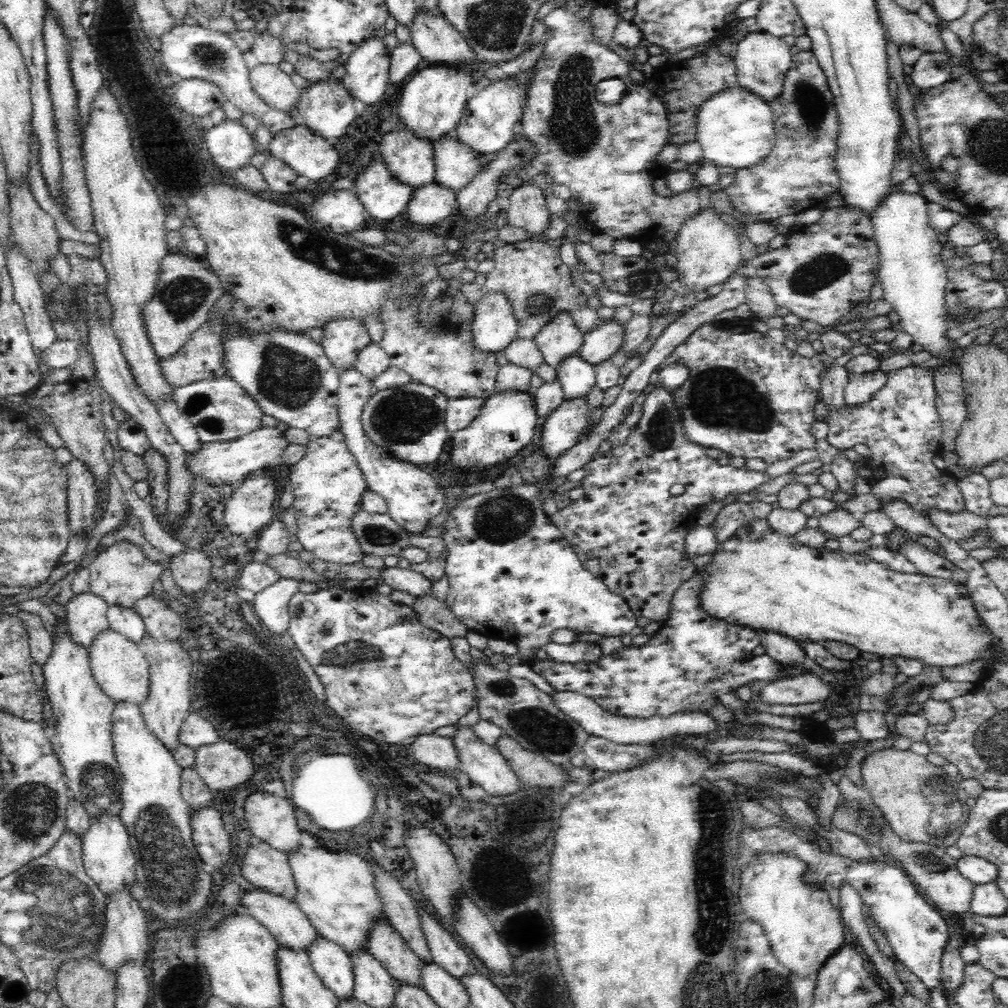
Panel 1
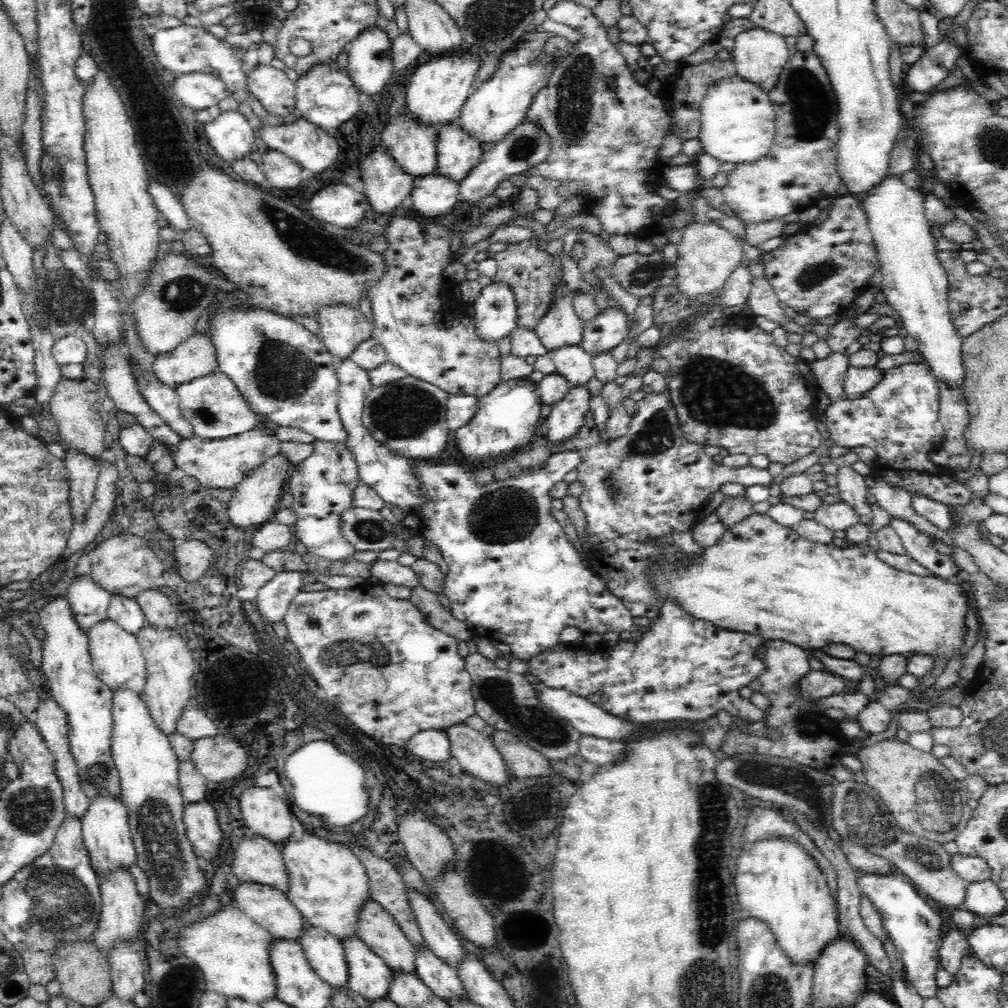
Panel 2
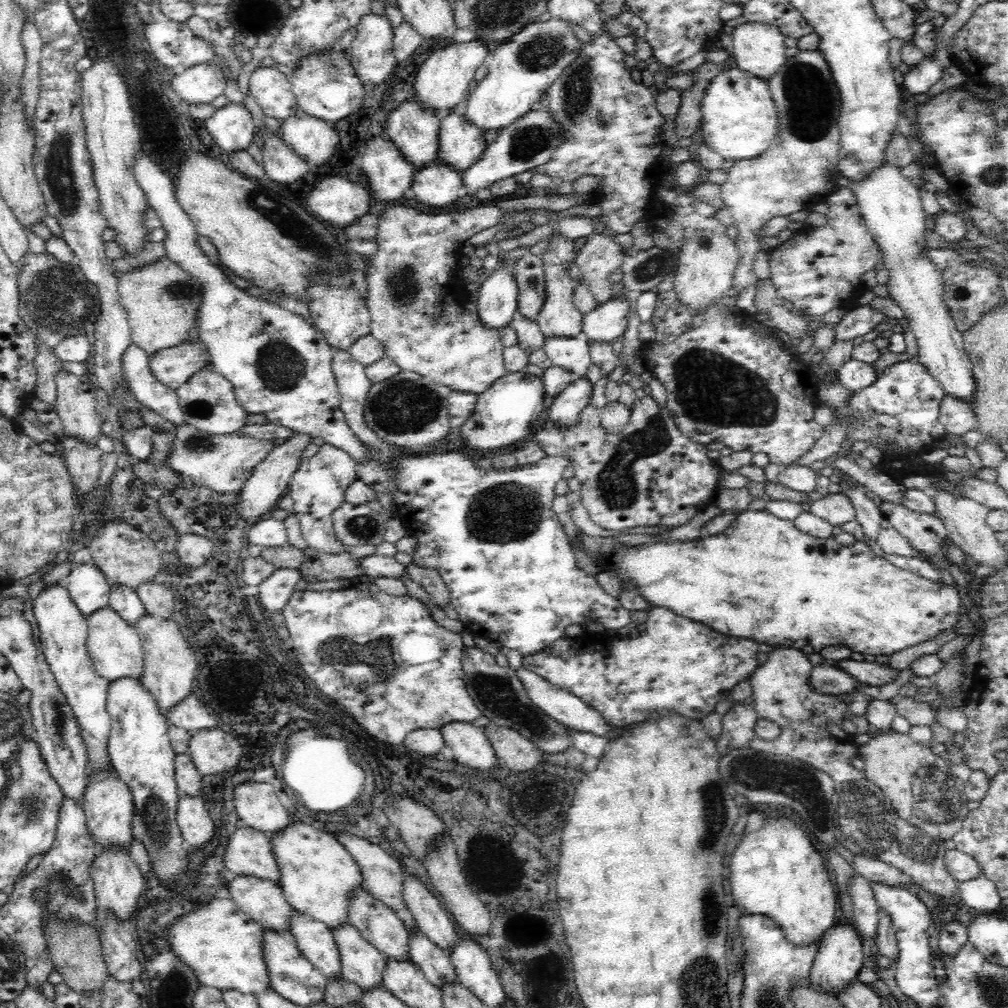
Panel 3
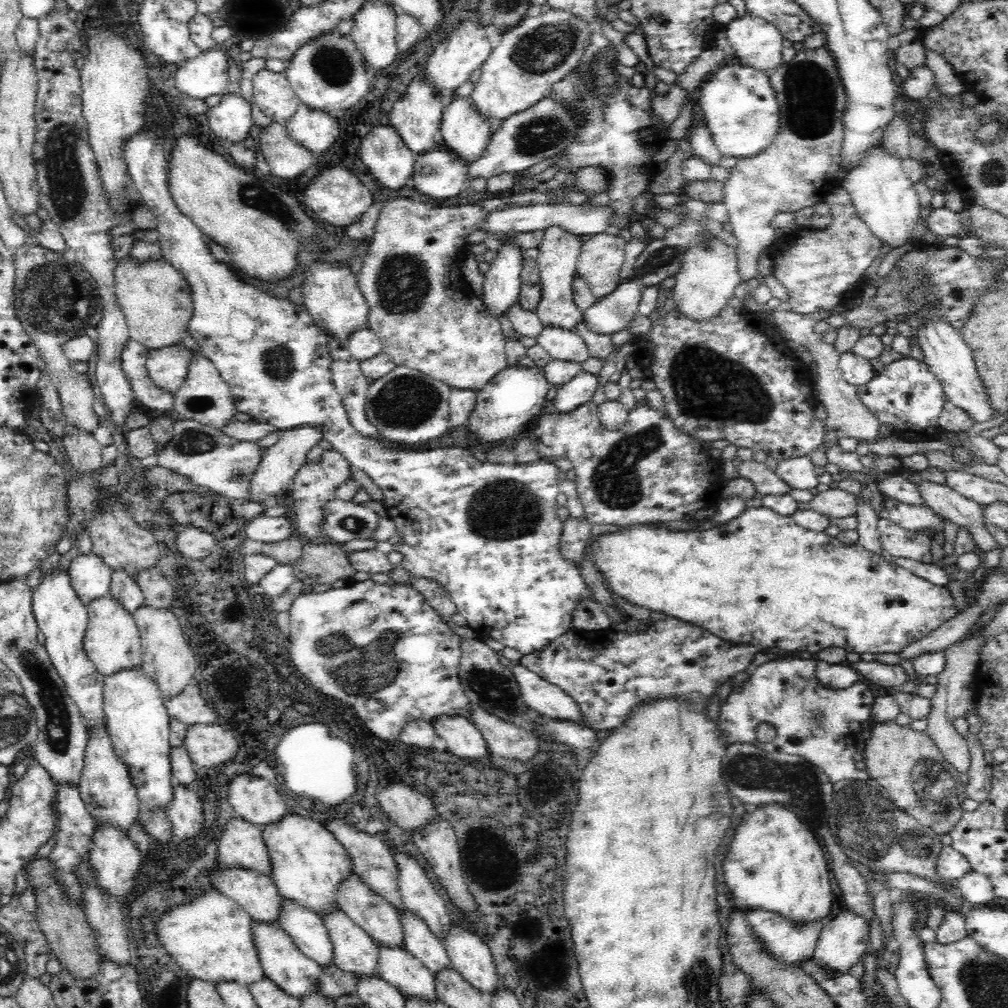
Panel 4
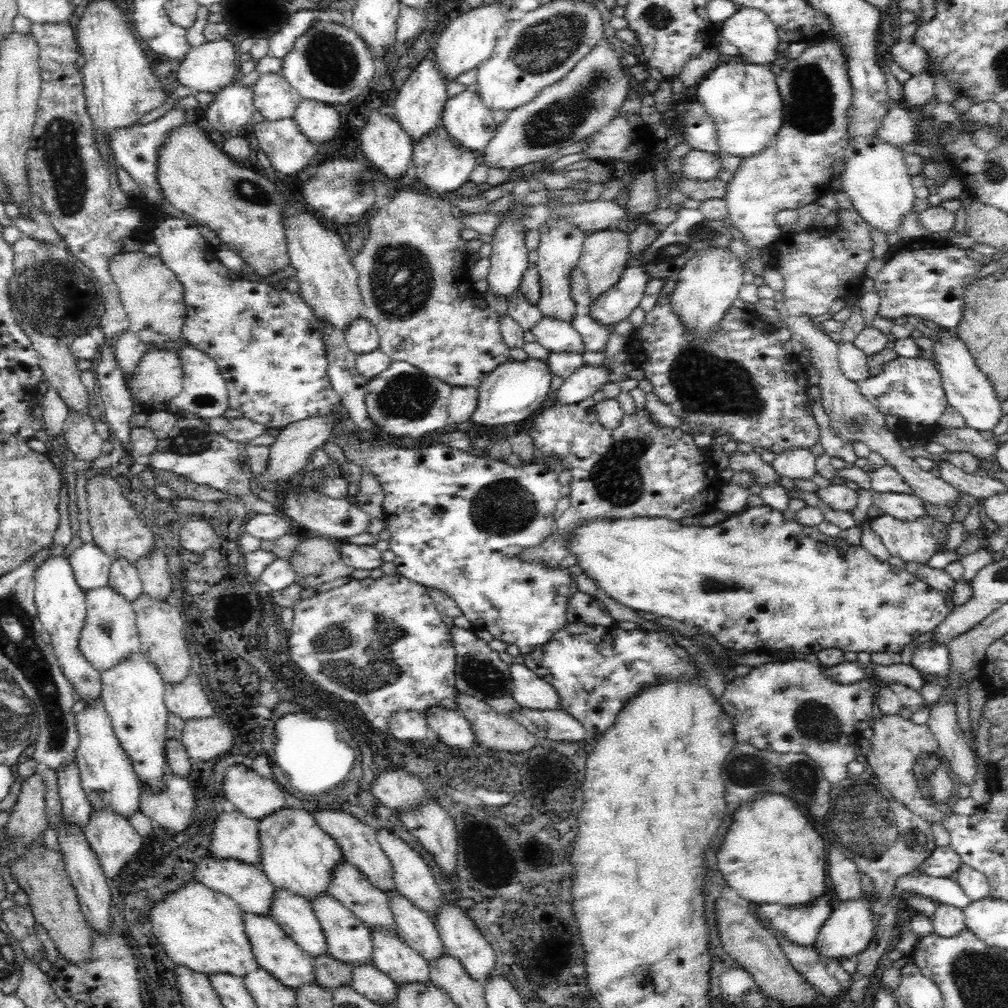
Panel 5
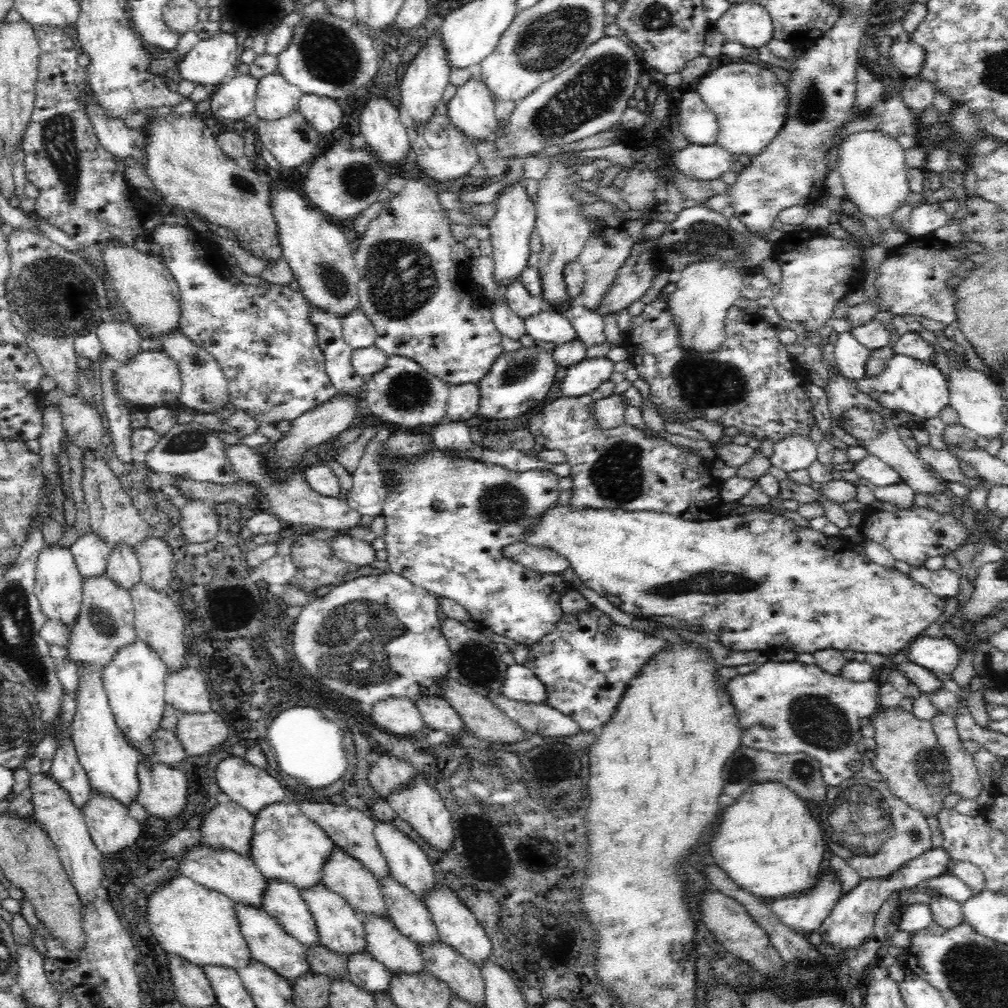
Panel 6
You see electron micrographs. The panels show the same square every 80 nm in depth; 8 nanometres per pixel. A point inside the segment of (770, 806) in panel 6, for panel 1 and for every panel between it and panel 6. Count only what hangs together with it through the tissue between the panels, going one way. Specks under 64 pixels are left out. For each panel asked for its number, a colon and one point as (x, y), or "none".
1: (803, 927)
2: (779, 883)
3: (776, 871)
4: (775, 862)
5: (771, 853)

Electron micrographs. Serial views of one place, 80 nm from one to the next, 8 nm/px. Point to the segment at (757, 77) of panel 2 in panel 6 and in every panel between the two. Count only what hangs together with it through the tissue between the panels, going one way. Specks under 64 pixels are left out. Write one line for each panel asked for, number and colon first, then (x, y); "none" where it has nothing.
3: (759, 49)
4: (758, 44)
5: (751, 30)
6: (749, 24)

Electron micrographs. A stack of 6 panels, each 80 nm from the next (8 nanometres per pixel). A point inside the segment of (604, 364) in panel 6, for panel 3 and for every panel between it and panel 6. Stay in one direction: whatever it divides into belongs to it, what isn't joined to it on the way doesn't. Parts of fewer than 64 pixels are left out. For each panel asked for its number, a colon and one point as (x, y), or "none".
3: (564, 411)
4: (574, 393)
5: (585, 382)

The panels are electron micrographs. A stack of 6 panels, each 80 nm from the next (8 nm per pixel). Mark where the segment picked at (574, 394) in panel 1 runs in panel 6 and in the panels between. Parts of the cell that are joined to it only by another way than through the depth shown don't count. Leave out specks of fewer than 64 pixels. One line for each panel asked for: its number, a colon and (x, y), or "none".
2: (573, 364)
3: (572, 354)
4: (563, 346)
5: (557, 336)
6: (549, 326)

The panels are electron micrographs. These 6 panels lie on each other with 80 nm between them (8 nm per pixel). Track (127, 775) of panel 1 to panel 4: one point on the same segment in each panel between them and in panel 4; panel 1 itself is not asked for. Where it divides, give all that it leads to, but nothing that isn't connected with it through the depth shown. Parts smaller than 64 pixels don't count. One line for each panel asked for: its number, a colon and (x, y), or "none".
2: (148, 767)
3: (139, 748)
4: (138, 723)

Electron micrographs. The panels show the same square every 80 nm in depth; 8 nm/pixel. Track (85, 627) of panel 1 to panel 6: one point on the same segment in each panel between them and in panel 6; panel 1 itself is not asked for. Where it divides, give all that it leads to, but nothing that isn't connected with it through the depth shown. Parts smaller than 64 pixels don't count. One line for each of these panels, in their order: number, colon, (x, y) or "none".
2: (90, 604)
3: (87, 586)
4: (91, 578)
5: (91, 565)
6: (91, 554)

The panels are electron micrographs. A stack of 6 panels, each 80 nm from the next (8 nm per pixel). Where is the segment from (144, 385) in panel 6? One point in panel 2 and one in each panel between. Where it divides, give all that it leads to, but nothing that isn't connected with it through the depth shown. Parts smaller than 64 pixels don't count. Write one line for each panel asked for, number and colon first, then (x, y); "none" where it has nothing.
2: (196, 357)
3: (174, 366)
4: (168, 367)
5: (159, 378)

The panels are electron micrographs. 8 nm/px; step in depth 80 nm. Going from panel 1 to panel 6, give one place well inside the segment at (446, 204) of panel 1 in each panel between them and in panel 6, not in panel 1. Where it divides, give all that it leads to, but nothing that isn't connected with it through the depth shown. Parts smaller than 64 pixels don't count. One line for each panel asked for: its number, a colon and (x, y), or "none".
2: (432, 196)
3: (437, 185)
4: (439, 175)
5: (439, 163)
6: (442, 153)

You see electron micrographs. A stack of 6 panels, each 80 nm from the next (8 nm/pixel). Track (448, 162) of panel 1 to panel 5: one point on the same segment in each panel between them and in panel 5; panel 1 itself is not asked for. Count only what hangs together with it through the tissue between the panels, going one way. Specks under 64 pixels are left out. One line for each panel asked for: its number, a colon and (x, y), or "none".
2: (457, 154)
3: (461, 144)
4: (464, 133)
5: (468, 121)

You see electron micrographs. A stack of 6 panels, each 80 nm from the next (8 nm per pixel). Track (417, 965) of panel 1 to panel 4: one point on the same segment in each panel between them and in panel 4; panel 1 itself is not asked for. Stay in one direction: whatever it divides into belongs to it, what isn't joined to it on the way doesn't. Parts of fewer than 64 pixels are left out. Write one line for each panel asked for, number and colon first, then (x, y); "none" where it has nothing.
2: (378, 930)
3: (379, 925)
4: (380, 920)

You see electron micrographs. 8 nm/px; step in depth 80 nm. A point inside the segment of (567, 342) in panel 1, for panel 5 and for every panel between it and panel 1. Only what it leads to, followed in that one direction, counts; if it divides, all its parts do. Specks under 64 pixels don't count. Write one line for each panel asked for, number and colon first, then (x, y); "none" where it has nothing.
2: (561, 327)
3: (559, 318)
4: (559, 250)
5: (561, 242)

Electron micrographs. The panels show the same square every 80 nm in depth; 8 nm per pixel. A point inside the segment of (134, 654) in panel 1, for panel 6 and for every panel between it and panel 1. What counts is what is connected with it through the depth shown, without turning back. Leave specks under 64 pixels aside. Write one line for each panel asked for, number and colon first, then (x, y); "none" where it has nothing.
2: (117, 658)
3: (115, 647)
4: (112, 642)
5: (109, 634)
6: (105, 625)

